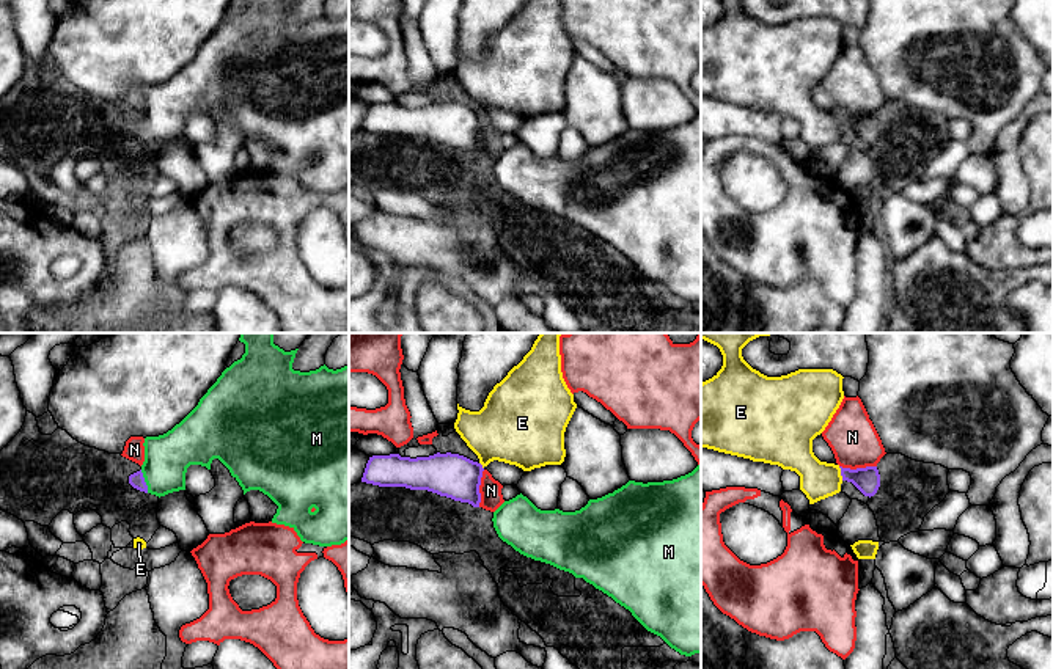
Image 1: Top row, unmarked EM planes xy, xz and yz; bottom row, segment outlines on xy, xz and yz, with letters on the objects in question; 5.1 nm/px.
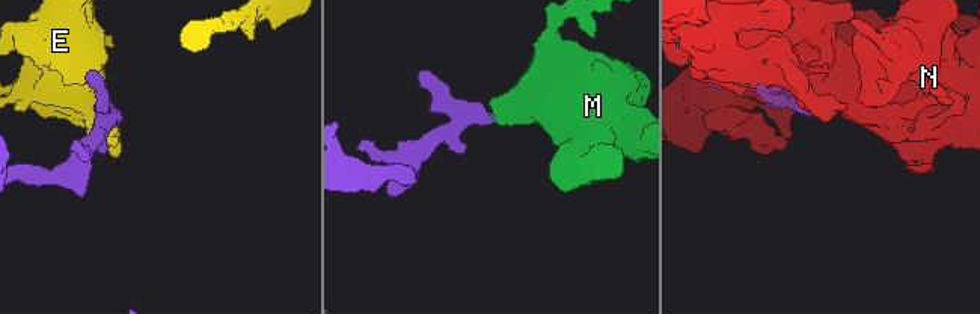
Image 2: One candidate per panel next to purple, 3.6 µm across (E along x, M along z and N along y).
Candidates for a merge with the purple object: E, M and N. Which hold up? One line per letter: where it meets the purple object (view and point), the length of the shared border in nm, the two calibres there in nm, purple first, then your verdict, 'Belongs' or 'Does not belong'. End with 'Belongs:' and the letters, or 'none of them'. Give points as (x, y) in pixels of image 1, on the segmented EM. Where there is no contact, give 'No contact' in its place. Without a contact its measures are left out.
E: Touches purple at yz (841, 473). Shared border 80 nm. Thickness 130 nm (purple) against 190 nm. Does not belong
M: Touches purple at xy (143, 481). Shared border 130 nm. Thickness 80 nm (purple) against 240 nm. Belongs
N: Touches purple at xz (478, 489). Shared border 190 nm. Thickness 220 nm (purple) against 110 nm. Does not belong
Belongs: M

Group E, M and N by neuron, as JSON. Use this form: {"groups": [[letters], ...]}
{"groups": [["E"], ["M"], ["N"]]}

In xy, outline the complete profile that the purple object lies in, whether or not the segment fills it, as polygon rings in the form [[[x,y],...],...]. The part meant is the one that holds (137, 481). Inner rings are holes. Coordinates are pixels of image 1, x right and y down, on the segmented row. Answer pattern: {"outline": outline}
{"outline": [[[240,333],[239,341],[245,344],[245,353],[222,372],[198,405],[167,433],[145,438],[145,462],[129,476],[129,484],[160,498],[185,490],[190,465],[211,470],[212,460],[218,459],[244,495],[259,490],[278,506],[272,523],[292,528],[305,543],[344,543],[349,540],[349,364],[336,371],[324,364],[300,372],[292,369],[299,349],[284,352],[273,344],[273,333]]]}

